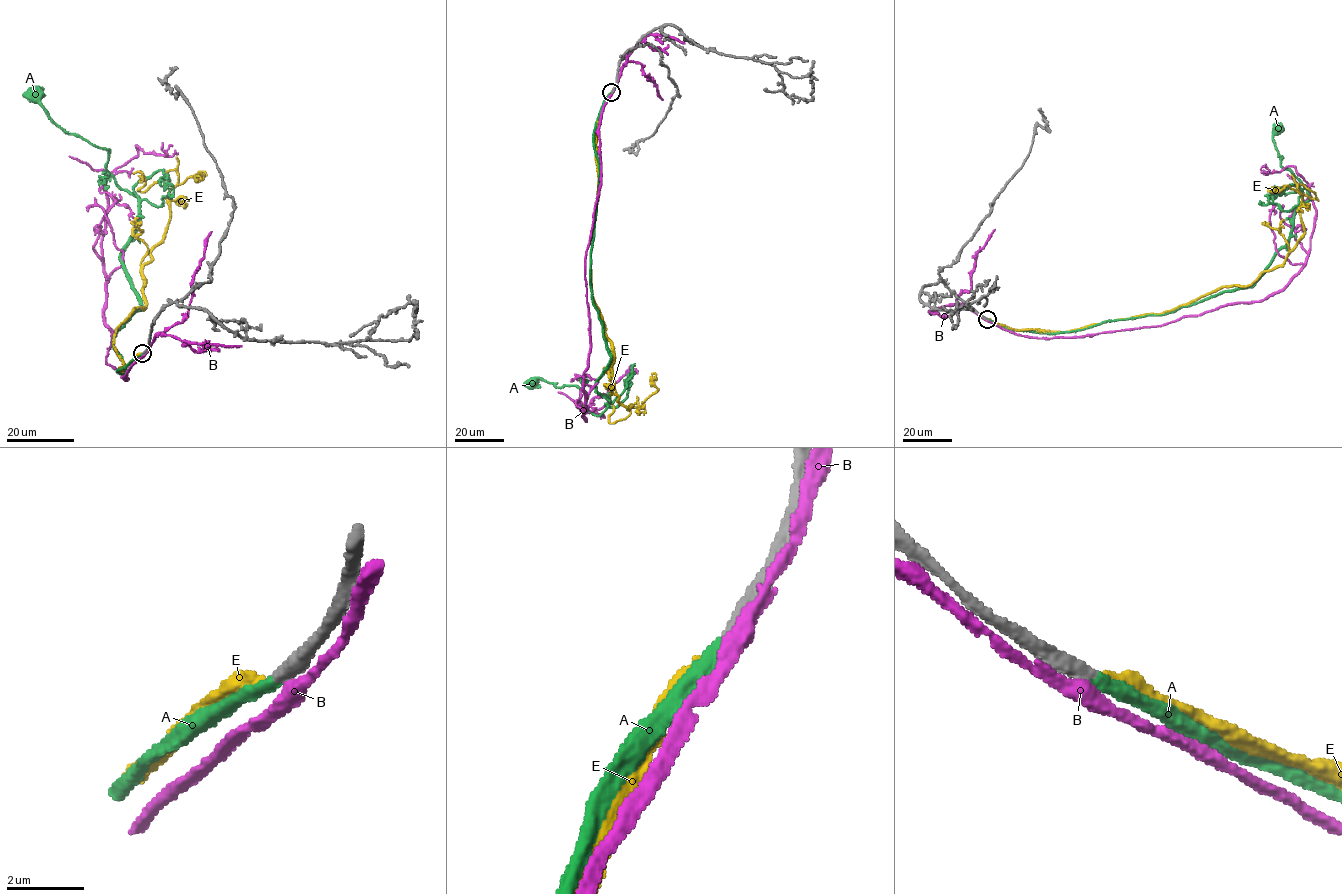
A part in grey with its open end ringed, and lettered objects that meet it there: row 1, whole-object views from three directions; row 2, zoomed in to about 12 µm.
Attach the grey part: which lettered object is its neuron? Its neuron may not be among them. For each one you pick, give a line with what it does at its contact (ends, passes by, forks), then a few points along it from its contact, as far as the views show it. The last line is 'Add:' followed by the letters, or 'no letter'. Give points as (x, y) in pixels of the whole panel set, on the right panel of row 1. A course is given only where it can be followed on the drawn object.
A: it ends; course (987, 319), (1070, 332), (1252, 286), (1310, 198), (1281, 165), (1277, 130)
Add: A

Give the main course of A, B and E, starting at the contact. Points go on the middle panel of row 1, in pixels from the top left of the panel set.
A: (612, 92), (594, 141), (590, 279), (610, 357), (595, 389), (608, 405), (595, 415), (581, 389), (533, 382)
B: (613, 90), (599, 123), (600, 186), (585, 258), (585, 413), (608, 402), (607, 391), (633, 369)
E: (611, 93), (597, 123), (592, 294), (613, 356), (612, 392), (627, 408), (638, 405), (610, 423), (612, 384)

